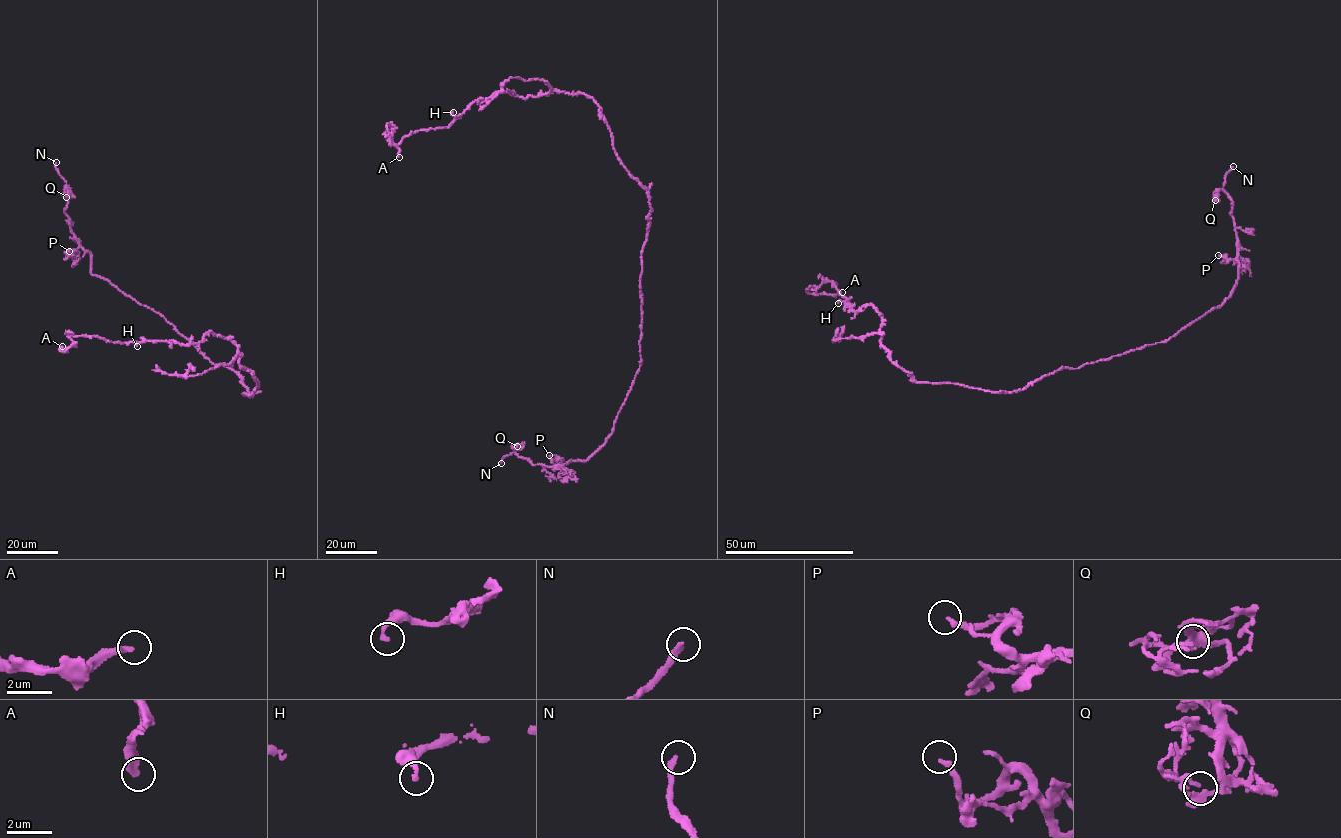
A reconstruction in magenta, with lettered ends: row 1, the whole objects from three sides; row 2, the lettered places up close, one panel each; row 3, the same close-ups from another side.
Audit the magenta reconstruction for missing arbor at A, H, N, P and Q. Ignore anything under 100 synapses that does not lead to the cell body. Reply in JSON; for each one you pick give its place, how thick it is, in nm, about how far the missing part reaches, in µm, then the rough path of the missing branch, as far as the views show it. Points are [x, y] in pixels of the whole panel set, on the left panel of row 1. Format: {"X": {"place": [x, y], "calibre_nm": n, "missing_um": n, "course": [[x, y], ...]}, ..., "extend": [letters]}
{"N": {"place": [56, 162], "calibre_nm": 240, "missing_um": 20, "course": [[56, 162], [64, 152], [61, 144], [63, 139]]}, "extend": ["N"]}

